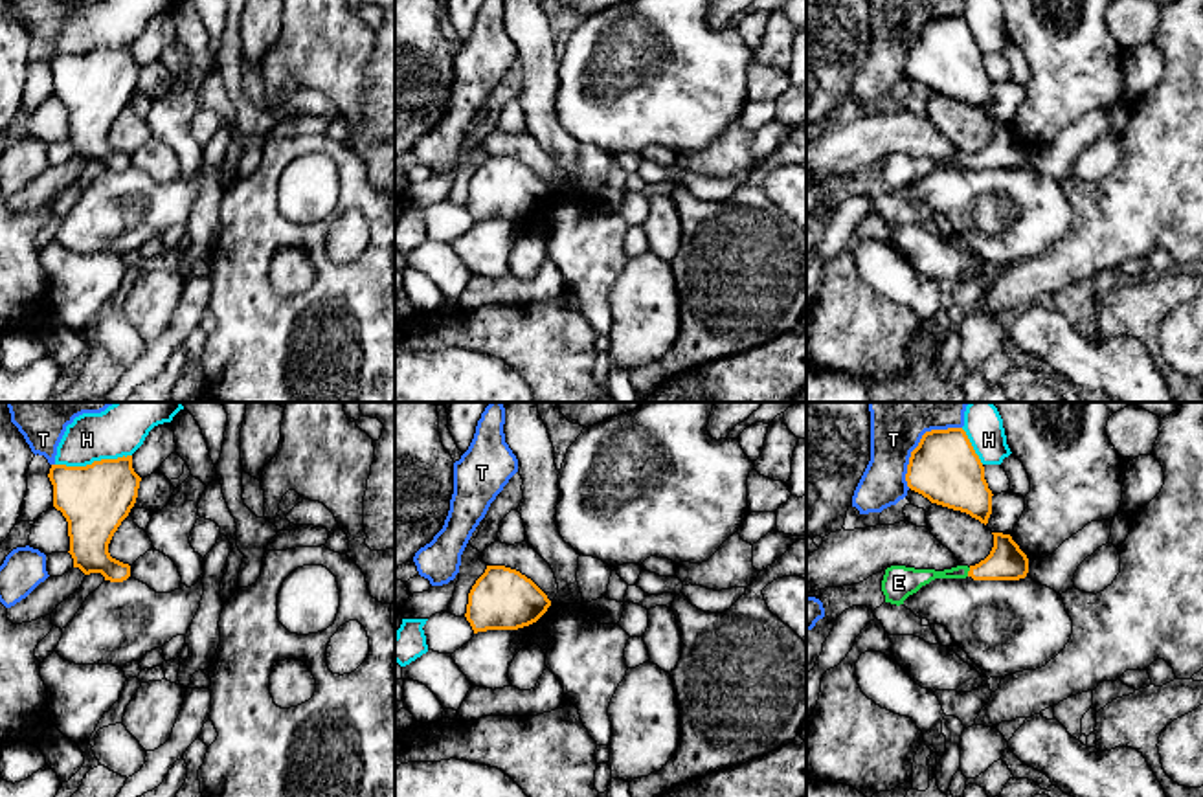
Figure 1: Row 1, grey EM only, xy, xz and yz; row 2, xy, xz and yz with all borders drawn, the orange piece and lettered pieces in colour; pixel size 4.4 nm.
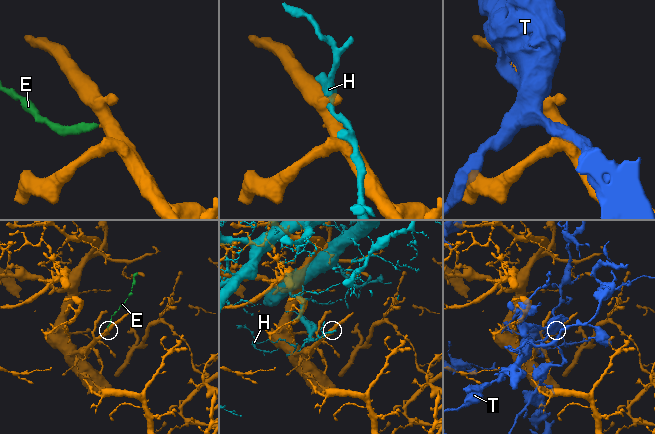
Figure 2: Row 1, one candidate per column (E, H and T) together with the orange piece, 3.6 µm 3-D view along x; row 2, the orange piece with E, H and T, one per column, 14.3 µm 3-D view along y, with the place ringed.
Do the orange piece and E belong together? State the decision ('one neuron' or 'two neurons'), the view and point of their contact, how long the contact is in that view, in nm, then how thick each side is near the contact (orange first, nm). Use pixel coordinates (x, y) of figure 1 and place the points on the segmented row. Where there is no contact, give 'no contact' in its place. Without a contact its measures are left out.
one neuron; contact yz (968, 572); length 40 nm; calibres 160 and 100 nm

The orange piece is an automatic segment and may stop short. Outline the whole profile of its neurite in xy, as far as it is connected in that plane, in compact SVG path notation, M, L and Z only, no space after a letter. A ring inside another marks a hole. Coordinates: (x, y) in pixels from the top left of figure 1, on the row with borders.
M132 455L101 459L86 466L51 465L48 474L53 485L53 507L68 522L70 555L73 567L84 575L101 573L105 580L123 582L130 566L110 556L108 544L136 503L141 477L132 468Z

